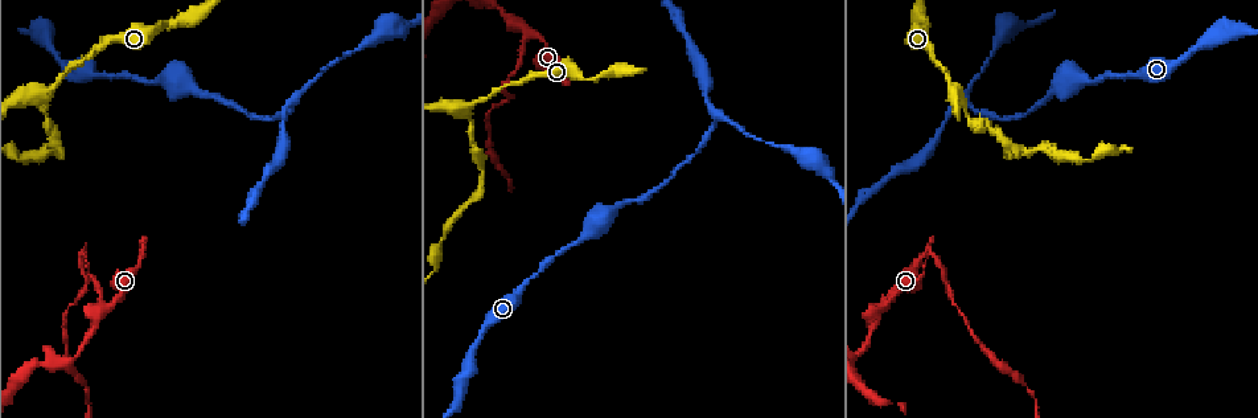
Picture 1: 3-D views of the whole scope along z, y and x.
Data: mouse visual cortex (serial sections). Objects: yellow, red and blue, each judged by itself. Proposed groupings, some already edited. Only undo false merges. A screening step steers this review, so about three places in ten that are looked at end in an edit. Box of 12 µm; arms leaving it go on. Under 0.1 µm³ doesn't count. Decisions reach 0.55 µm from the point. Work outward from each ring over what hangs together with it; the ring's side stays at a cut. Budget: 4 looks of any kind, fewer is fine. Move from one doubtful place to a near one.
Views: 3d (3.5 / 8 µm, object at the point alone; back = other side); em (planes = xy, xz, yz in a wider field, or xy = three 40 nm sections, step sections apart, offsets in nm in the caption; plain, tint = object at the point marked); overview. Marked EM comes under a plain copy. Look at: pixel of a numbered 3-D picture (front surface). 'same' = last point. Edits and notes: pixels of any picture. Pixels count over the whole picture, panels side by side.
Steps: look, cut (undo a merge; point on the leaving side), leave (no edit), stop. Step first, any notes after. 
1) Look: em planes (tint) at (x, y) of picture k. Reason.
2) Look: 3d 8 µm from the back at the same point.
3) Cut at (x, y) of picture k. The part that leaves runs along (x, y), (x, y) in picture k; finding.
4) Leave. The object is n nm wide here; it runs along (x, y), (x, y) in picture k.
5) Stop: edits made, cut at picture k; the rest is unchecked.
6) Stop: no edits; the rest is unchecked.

Look: em xy step 3 (tint) at (166, 23) of picture 1. Calibre changes.

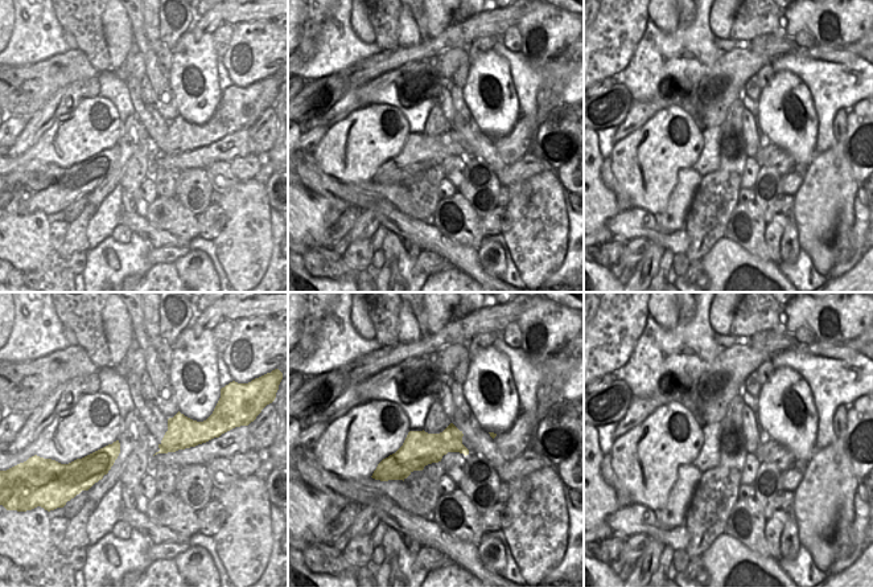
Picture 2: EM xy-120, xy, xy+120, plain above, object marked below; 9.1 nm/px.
Look: 3d 3.5 µm at the same point. See where the arms go.

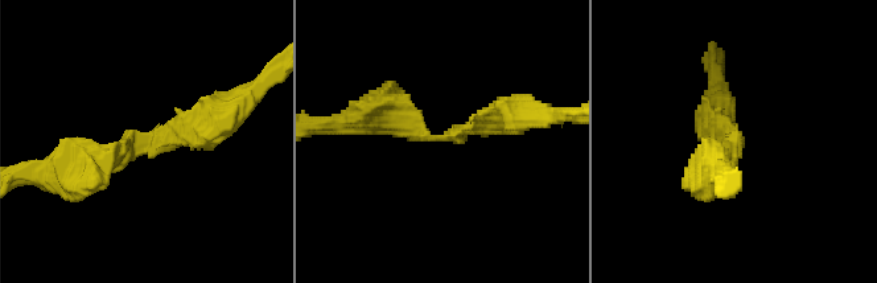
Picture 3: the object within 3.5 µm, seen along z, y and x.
Leave. The arms are 300, 400 nm wide; it runs along (68, 175), (222, 114) in picture 3; one cell here.

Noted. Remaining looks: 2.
Look: em xy step 5 (tint) at (881, 309) of picture 1. Side arm on a straight run.

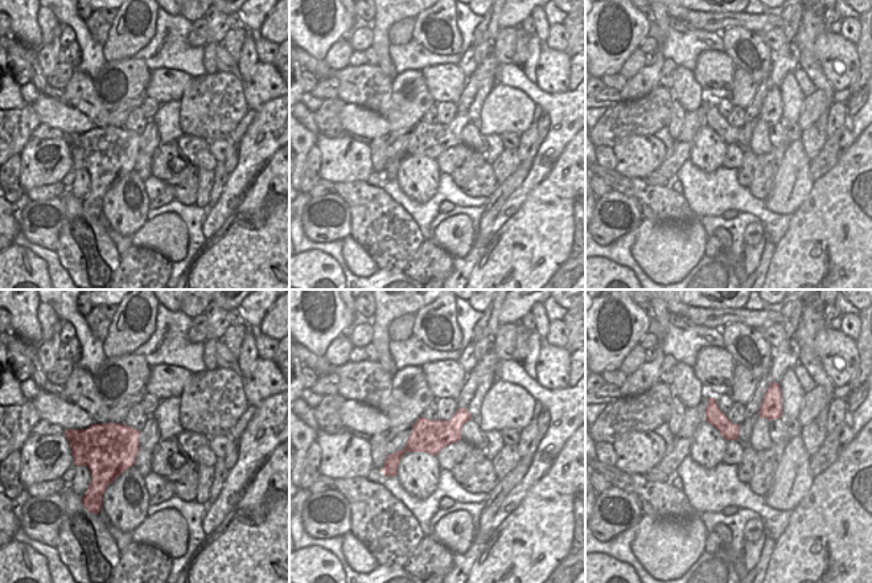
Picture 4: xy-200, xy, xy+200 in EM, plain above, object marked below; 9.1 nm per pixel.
Look: 3d 3.5 µm from the back at the same point. Wider look.

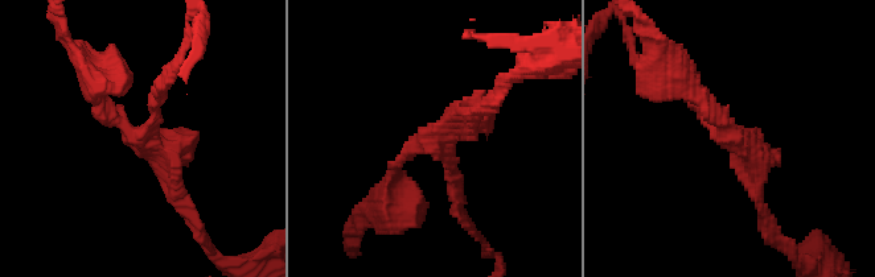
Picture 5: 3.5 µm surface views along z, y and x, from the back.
Leave. It runs along (464, 411), (389, 467) in picture 4; all the same cell.

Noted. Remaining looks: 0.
Stop: no edits; the rest is unchecked.

